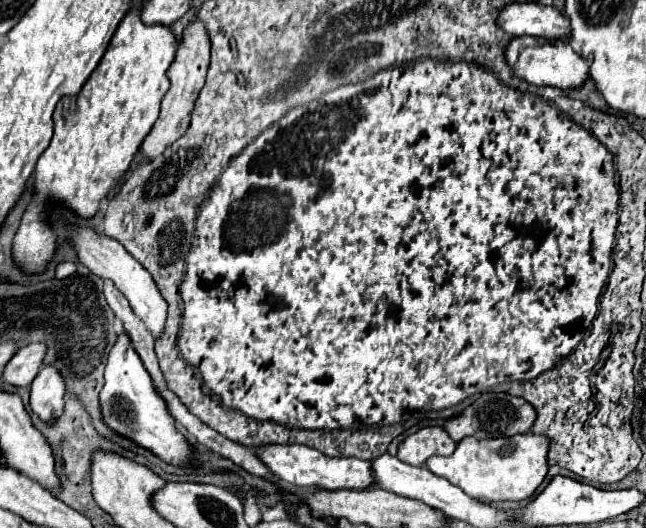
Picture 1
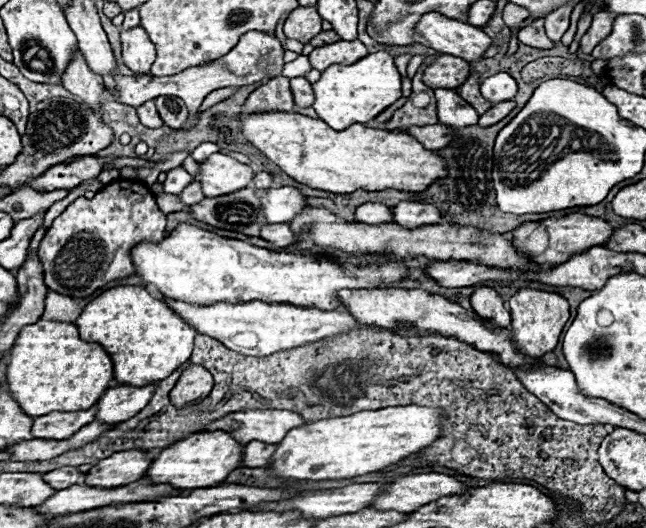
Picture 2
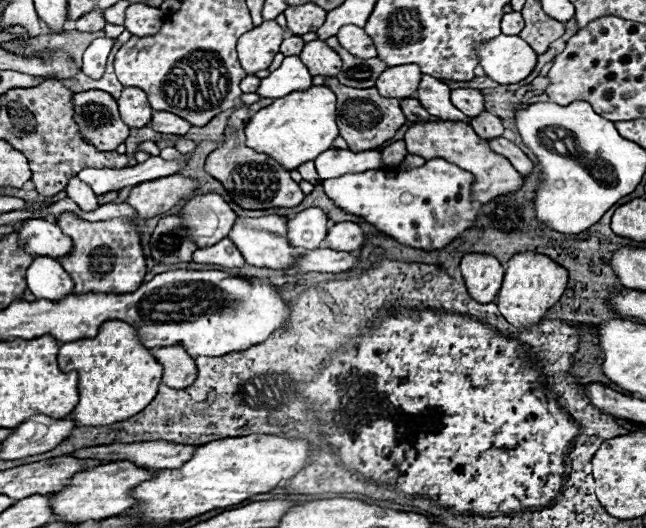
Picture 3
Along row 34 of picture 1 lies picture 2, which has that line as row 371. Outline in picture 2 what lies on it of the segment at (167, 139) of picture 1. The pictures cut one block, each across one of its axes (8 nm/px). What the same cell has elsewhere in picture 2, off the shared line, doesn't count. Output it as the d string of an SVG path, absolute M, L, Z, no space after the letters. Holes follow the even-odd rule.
M190 364L178 378L176 386L170 390L170 400L174 406L186 406L188 402L206 398L212 392L212 386L212 374L208 374L204 366Z

